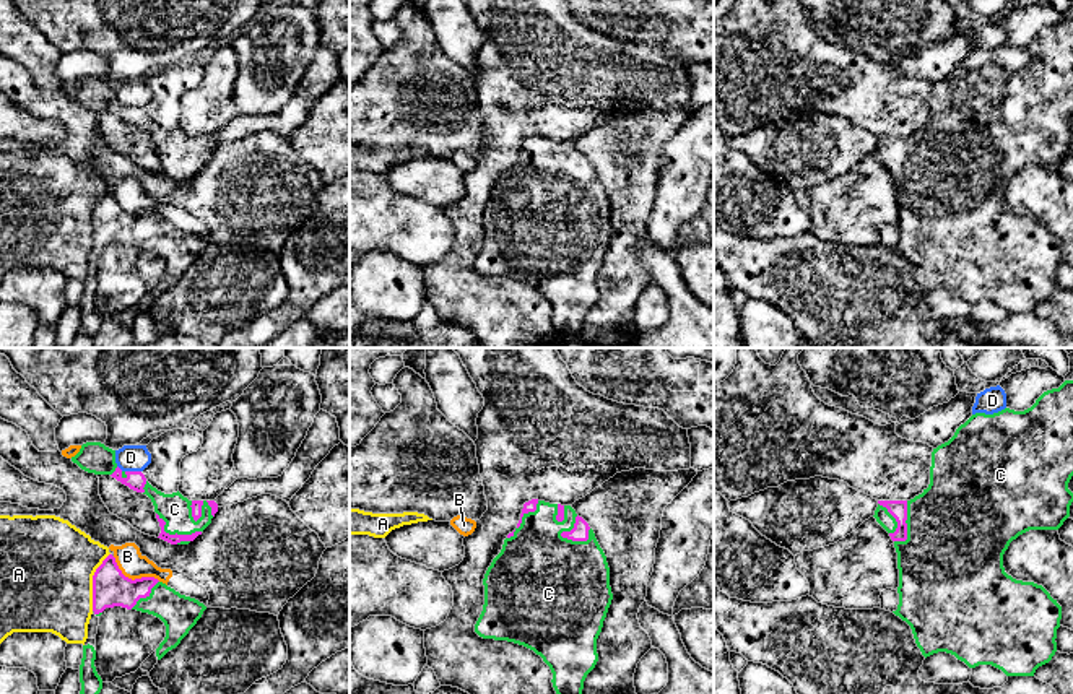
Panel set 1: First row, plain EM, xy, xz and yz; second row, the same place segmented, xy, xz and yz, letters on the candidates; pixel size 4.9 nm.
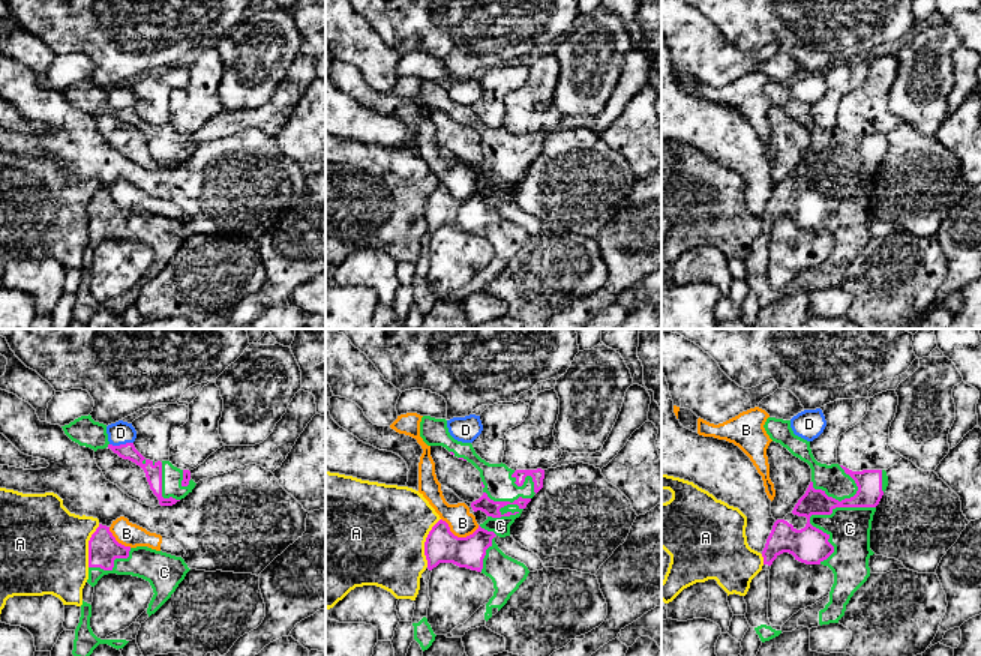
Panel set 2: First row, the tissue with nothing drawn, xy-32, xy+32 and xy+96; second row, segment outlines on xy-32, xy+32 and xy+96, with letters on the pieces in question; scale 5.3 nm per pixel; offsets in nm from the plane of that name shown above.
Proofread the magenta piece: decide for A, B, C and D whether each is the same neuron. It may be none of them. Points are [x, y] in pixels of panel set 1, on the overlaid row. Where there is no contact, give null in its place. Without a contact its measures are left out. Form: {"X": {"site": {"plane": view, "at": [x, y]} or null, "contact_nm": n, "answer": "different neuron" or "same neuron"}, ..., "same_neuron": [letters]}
{"A": {"site": {"plane": "xy", "at": [93, 582]}, "contact_nm": 300, "answer": "different neuron"}, "B": {"site": {"plane": "xy", "at": [135, 579]}, "contact_nm": 260, "answer": "different neuron"}, "C": {"site": {"plane": "xz", "at": [561, 535]}, "contact_nm": 160, "answer": "same neuron"}, "D": {"site": {"plane": "xy", "at": [134, 472]}, "contact_nm": 80, "answer": "different neuron"}, "same_neuron": ["C"]}

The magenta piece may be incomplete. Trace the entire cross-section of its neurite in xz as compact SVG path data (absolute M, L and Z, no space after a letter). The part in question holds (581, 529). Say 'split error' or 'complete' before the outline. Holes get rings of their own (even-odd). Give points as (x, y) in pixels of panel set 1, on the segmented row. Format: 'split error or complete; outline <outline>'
split error; outline M538 499L525 502L517 528L504 540L483 585L484 605L475 632L483 639L507 640L533 650L550 666L556 694L582 694L584 681L598 661L597 639L613 600L606 556L589 523L571 505Z

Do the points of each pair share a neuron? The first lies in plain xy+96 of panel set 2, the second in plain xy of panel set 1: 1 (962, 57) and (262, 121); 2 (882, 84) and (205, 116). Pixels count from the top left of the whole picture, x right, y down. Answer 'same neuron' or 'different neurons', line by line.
1: same neuron
2: same neuron

